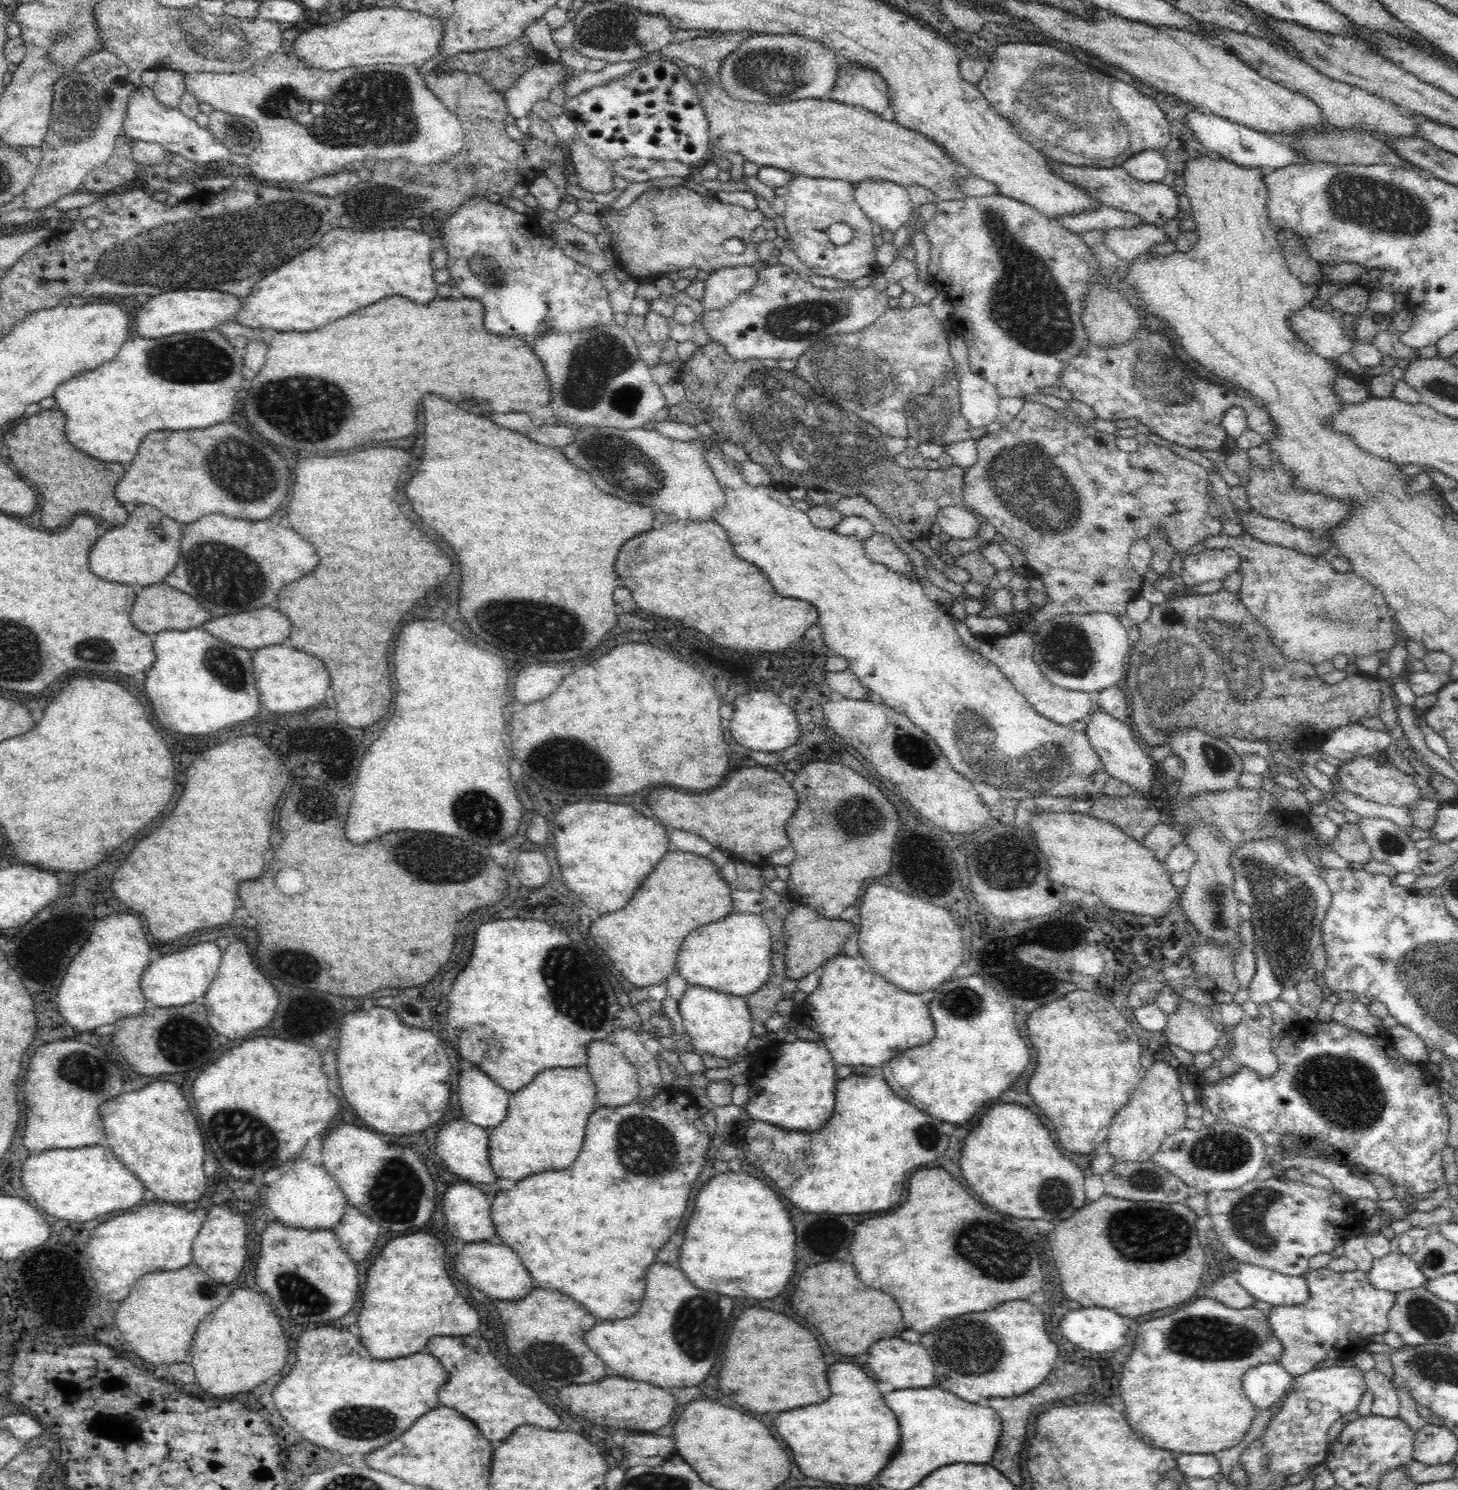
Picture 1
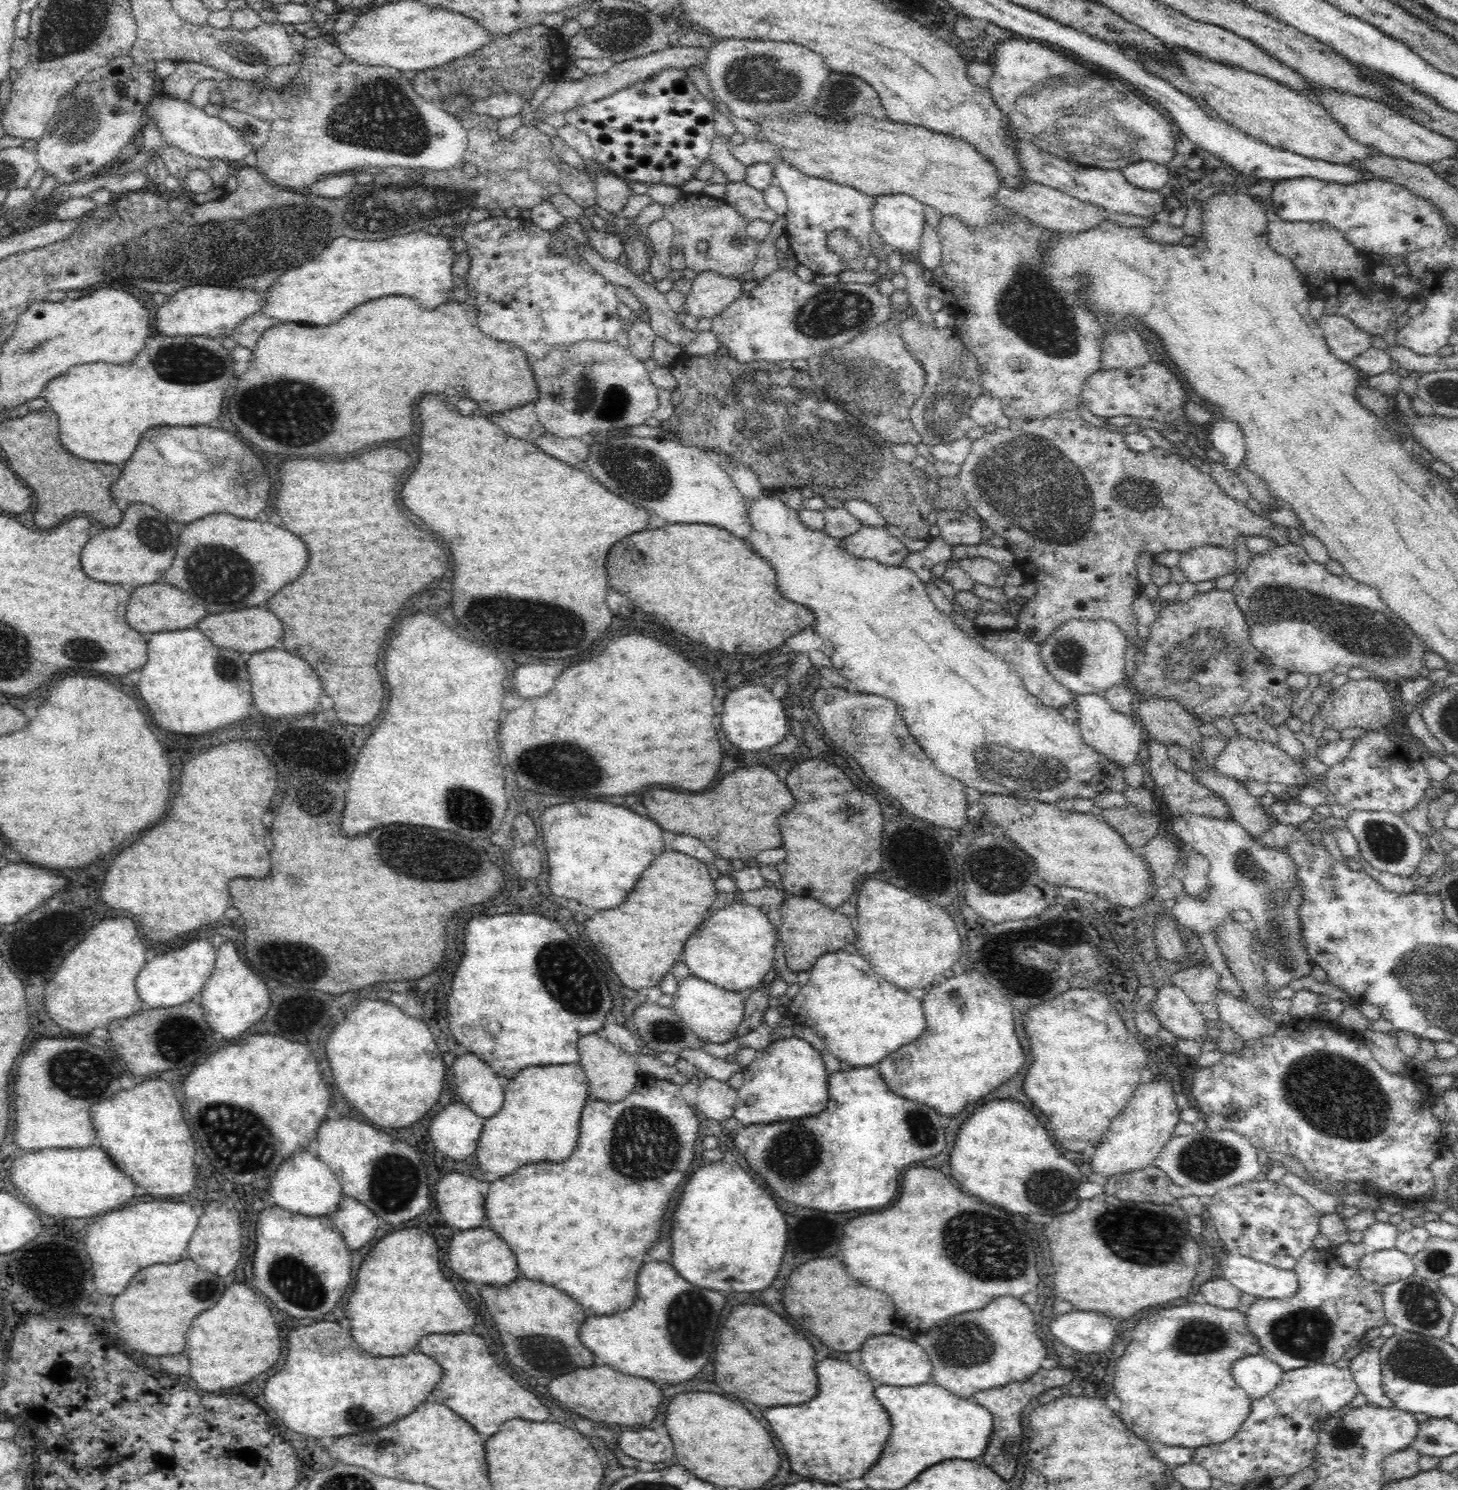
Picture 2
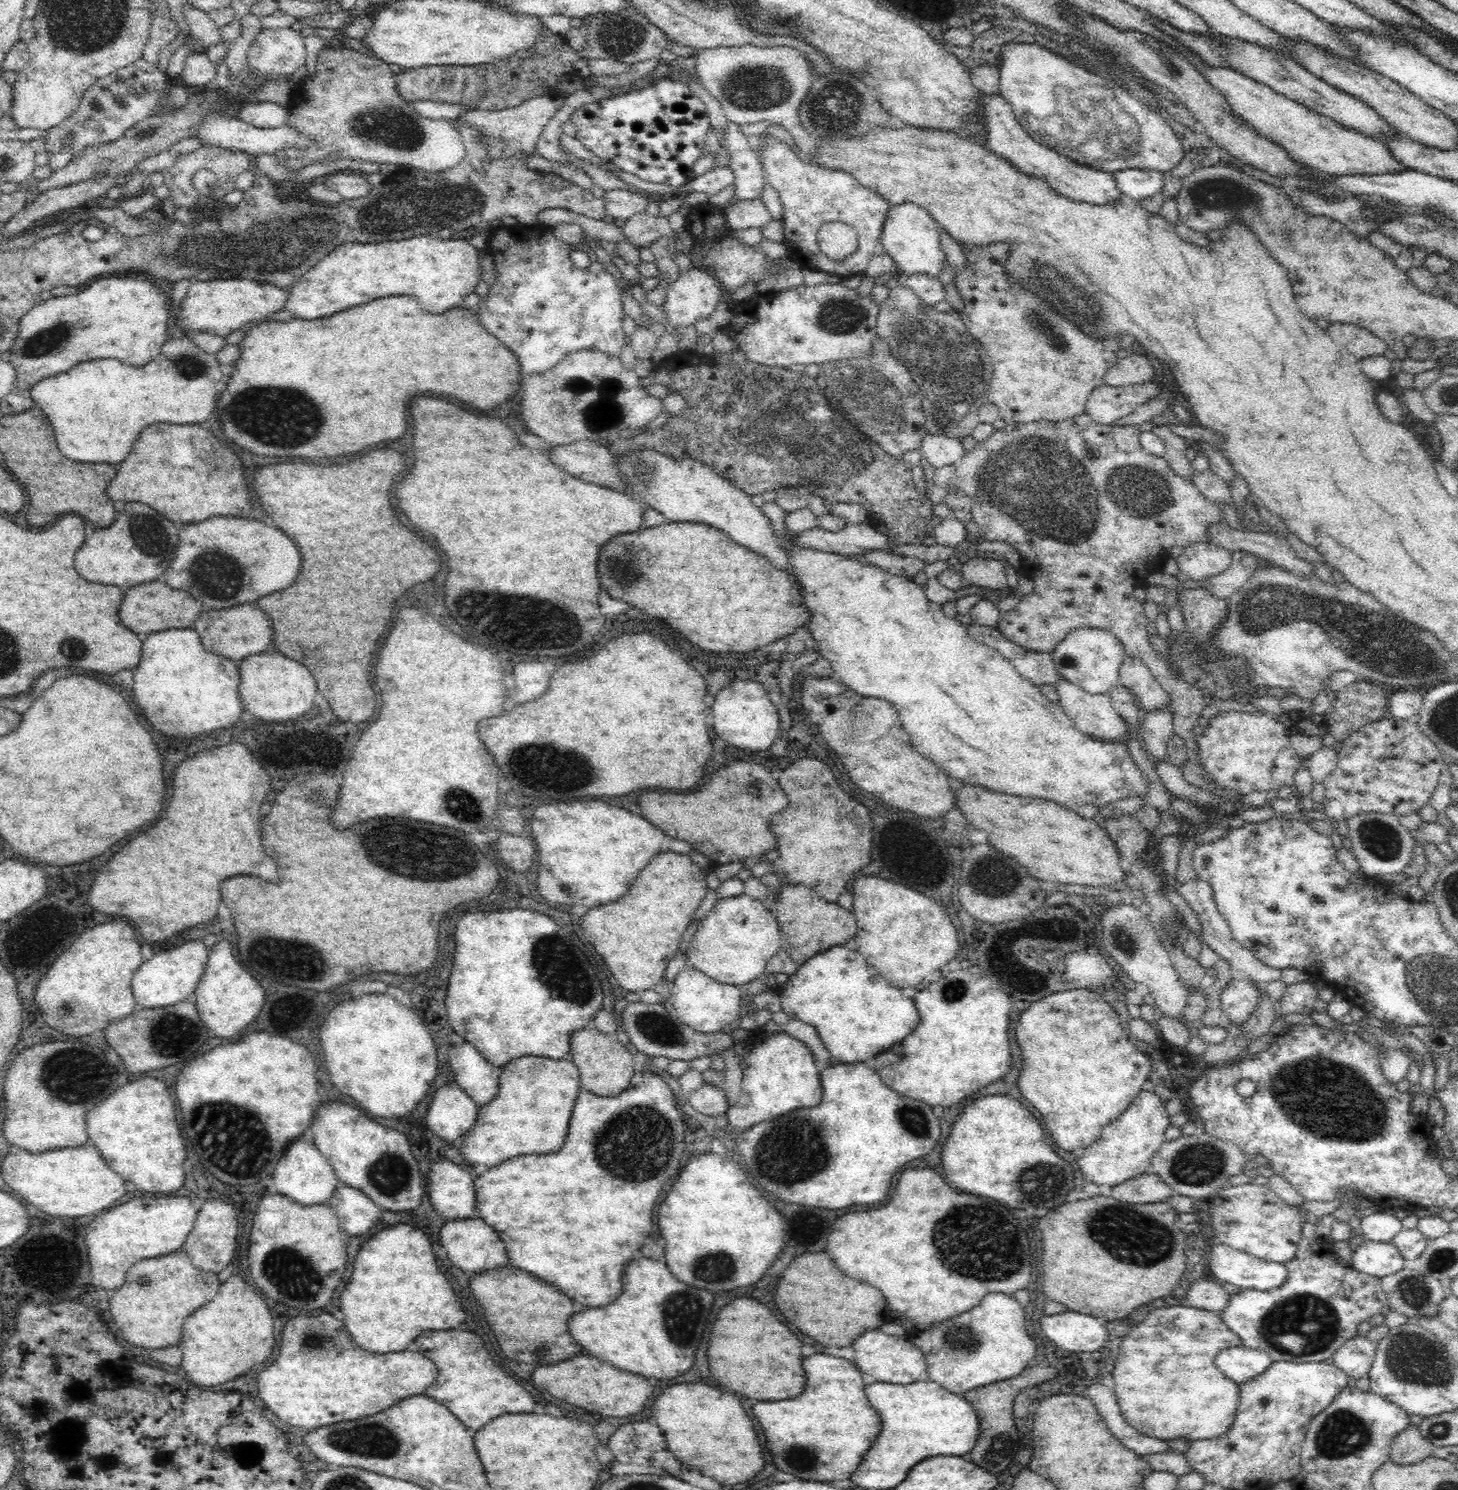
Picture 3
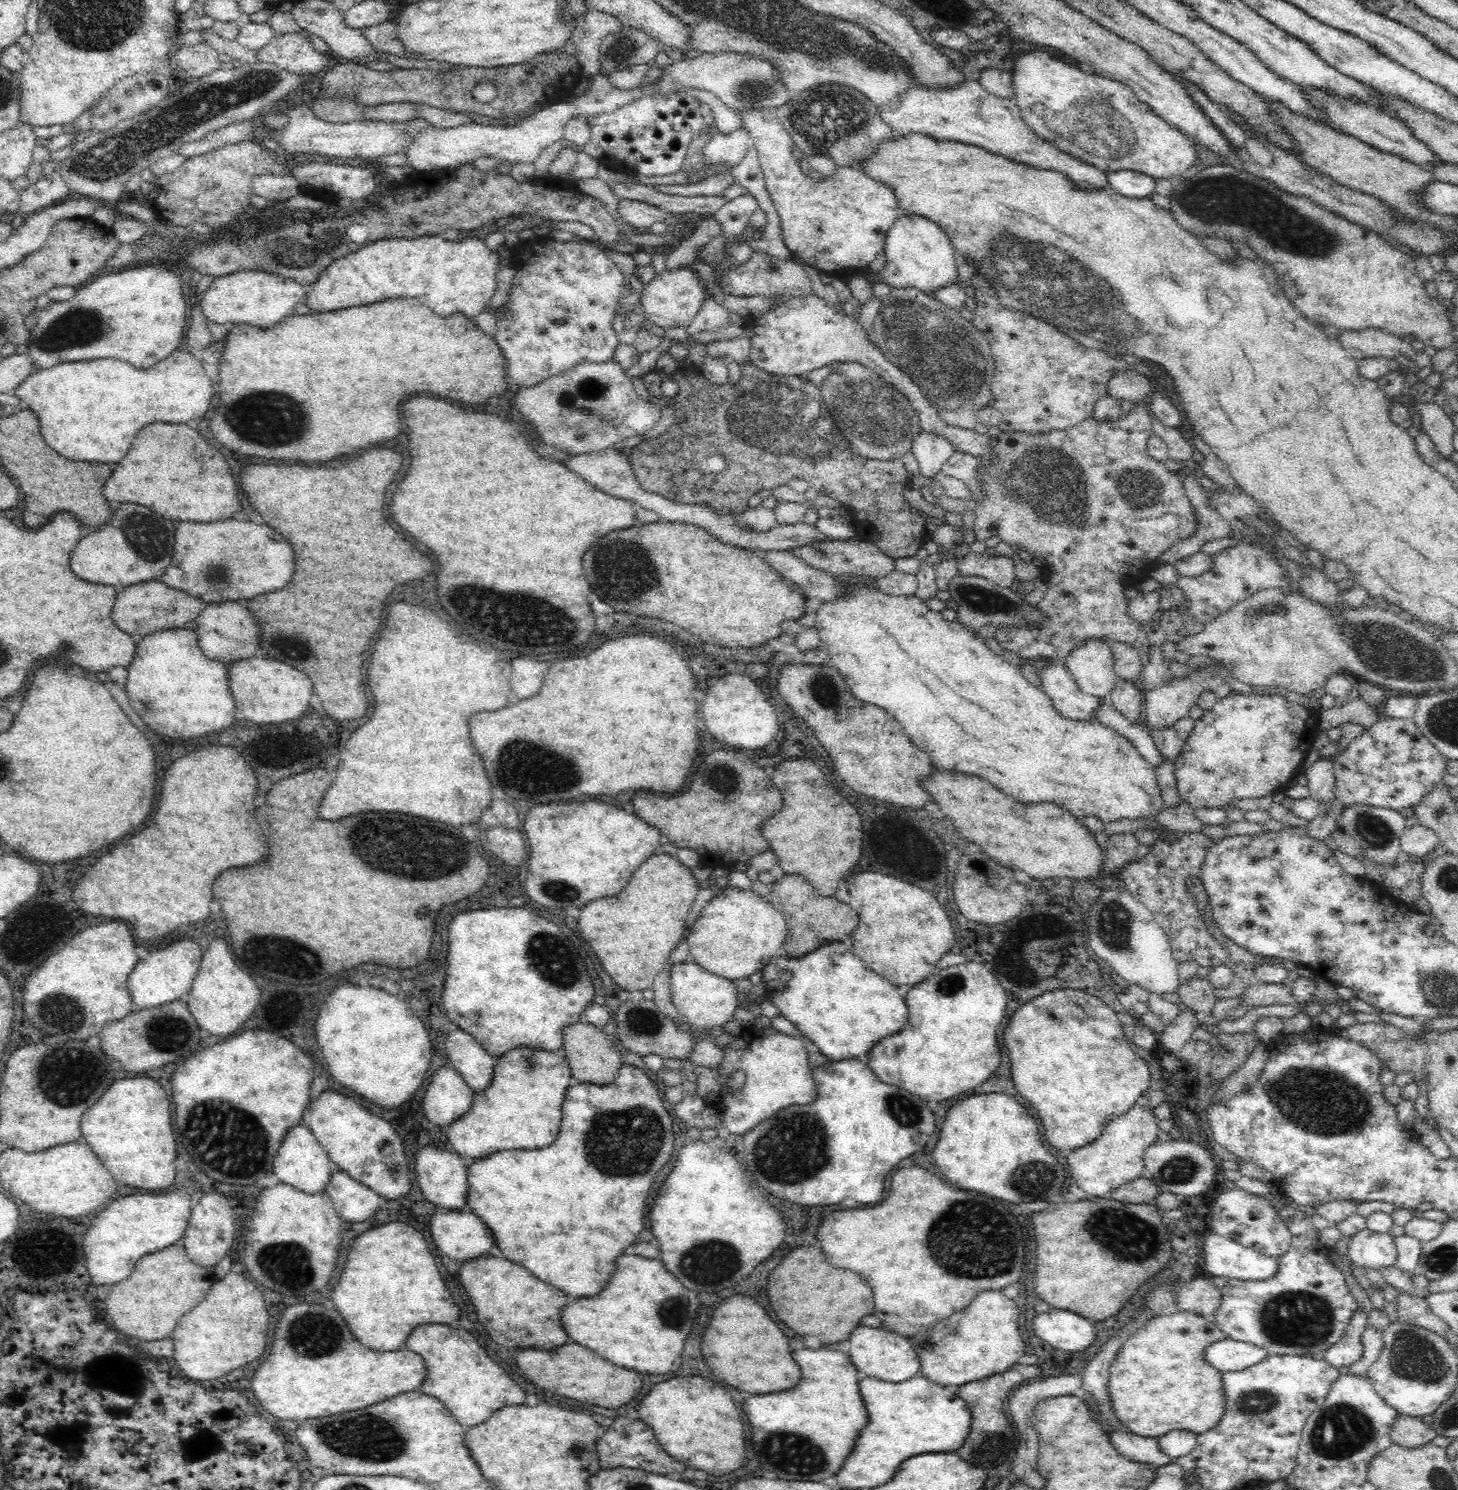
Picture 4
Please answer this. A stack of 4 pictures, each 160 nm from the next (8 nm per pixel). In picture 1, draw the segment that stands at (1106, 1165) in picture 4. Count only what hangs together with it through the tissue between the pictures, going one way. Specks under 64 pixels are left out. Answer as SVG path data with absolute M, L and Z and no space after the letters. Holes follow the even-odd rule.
M1153 1062L1144 1069L1143 1079L1130 1097L1130 1102L1124 1104L1124 1108L1112 1120L1108 1140L1105 1140L1110 1157L1117 1161L1146 1162L1158 1152L1168 1136L1184 1128L1187 1104L1182 1099L1181 1088L1176 1065L1173 1063Z

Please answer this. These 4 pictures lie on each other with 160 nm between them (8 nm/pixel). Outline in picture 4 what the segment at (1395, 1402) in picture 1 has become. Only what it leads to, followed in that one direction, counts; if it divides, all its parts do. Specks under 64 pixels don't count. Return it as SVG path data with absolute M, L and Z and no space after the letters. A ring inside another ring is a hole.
M1358 1306L1342 1338L1322 1352L1323 1359L1339 1369L1348 1369L1350 1364L1354 1364L1362 1356L1360 1334L1366 1329L1367 1322L1368 1314Z

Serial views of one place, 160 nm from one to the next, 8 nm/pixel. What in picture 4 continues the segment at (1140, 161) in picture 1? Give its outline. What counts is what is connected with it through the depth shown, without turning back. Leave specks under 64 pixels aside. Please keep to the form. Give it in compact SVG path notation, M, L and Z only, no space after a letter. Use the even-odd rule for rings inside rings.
M1135 170L1104 172L1109 188L1130 198L1149 198L1154 193L1156 179Z

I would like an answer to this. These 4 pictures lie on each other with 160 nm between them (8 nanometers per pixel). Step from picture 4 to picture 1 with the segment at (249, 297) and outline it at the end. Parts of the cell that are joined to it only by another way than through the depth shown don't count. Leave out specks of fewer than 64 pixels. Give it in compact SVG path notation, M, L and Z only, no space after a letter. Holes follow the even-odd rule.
M212 289L170 291L150 297L148 302L142 304L136 312L136 334L148 339L158 339L178 333L217 330L218 325L234 321L241 308L241 297L229 292Z

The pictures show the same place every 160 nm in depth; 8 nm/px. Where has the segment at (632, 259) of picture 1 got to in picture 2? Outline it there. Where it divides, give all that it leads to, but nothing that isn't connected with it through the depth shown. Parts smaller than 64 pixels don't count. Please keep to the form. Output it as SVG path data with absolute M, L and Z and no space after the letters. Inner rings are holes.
M685 193L673 207L664 209L664 219L670 221L674 229L671 251L684 251L686 268L695 273L712 271L725 278L745 278L752 270L759 253L759 242L747 233L747 220L723 199L706 196L702 193ZM698 240L708 242L706 252L698 252Z

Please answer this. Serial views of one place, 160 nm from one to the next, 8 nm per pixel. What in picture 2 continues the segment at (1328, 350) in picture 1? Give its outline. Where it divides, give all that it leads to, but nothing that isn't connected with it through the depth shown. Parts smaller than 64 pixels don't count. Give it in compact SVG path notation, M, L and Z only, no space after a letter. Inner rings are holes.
M1326 314L1315 322L1323 332L1330 351L1343 362L1352 363L1362 352L1373 348L1372 336L1344 316Z

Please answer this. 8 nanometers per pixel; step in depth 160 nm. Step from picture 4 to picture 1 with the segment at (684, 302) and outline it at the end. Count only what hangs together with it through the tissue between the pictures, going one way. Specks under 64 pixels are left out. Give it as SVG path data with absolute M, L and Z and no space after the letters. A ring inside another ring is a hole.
M756 266L724 267L710 271L700 296L704 311L720 310L747 292L758 279Z

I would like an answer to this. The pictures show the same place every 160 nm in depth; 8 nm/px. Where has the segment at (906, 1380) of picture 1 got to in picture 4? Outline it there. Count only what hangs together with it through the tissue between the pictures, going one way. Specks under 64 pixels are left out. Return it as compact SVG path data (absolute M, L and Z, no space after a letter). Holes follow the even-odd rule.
M858 1326L852 1330L849 1357L855 1364L861 1376L873 1377L888 1383L900 1383L912 1379L920 1371L920 1359L908 1338L895 1333L886 1332L882 1328L870 1328L870 1326Z

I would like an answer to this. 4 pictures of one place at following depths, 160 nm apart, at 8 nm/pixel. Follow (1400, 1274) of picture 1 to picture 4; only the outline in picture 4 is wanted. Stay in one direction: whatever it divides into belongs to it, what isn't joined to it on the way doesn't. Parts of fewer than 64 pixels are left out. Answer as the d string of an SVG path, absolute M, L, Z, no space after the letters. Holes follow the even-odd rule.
M1365 1227L1350 1238L1348 1257L1352 1263L1378 1271L1395 1265L1397 1249L1389 1233L1374 1232Z

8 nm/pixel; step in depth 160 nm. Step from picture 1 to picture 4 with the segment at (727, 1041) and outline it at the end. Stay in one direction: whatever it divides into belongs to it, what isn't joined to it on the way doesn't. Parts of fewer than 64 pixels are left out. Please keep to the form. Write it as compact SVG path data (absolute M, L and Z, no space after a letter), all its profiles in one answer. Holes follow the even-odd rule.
M693 960L672 964L669 971L671 997L683 1022L690 1024L696 1030L703 1030L721 1027L733 1020L734 1010L740 1003L738 1000L740 992L732 980L704 970Z

